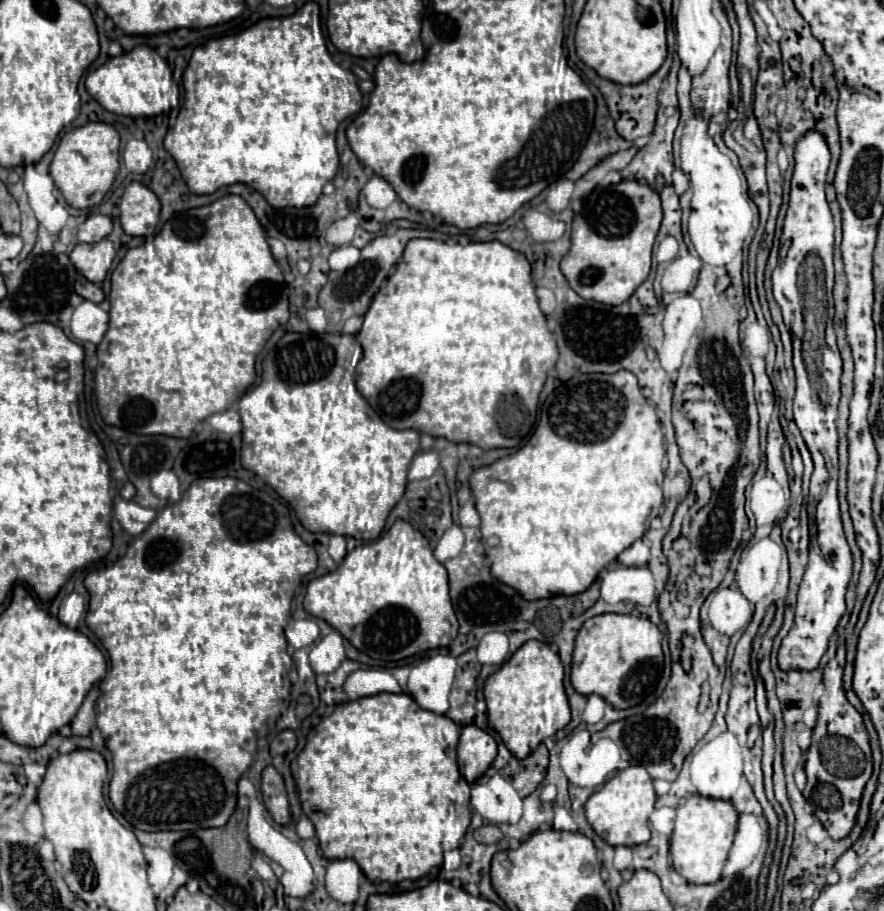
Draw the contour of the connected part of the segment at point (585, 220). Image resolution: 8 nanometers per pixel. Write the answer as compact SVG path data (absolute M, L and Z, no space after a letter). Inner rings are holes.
M623 179L601 191L593 191L573 219L571 249L561 259L561 273L569 287L583 299L603 305L621 305L647 279L651 249L661 225L661 199L639 181Z

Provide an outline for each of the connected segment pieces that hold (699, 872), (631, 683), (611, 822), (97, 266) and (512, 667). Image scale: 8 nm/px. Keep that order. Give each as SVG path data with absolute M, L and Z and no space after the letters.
M691 795L683 805L677 807L675 829L671 835L671 859L673 869L689 883L715 883L721 877L727 853L731 849L737 829L737 811L729 801L707 799Z
M605 613L583 623L575 639L571 685L579 695L599 695L613 709L629 709L651 695L663 675L661 633L647 617Z
M641 765L627 767L619 771L615 777L611 777L599 791L595 791L587 803L585 803L585 815L589 819L589 825L605 843L617 847L633 847L649 841L649 813L655 805L655 791L653 791L653 779Z
M109 239L91 243L91 245L79 243L69 255L69 259L77 267L77 271L81 275L85 275L91 283L101 283L107 277L113 257L115 257L115 249Z
M527 641L499 671L495 671L487 679L483 693L485 693L485 703L487 703L489 727L501 735L505 747L517 759L525 759L525 755L533 753L545 737L555 735L559 729L563 729L571 721L571 711L569 711L567 695L563 689L563 665L559 661L559 655L541 641Z

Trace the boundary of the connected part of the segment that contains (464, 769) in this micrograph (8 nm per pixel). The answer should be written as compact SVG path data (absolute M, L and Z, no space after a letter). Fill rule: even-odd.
M467 725L461 731L457 745L457 763L467 783L477 781L493 763L497 755L495 739L475 725Z

